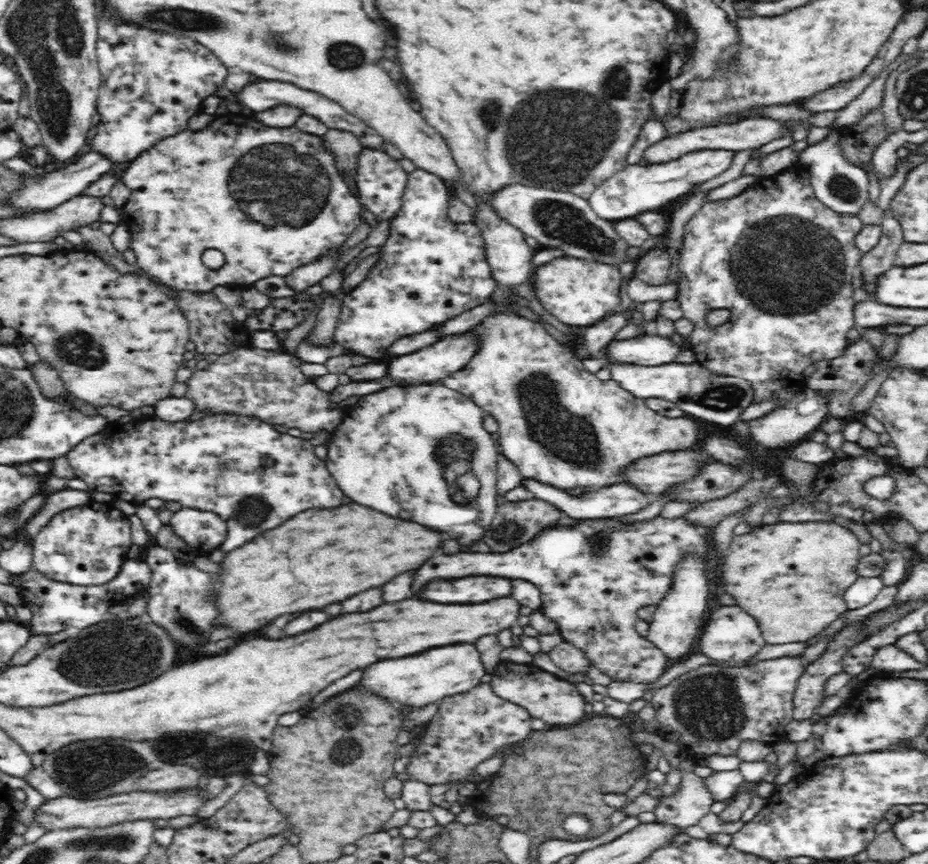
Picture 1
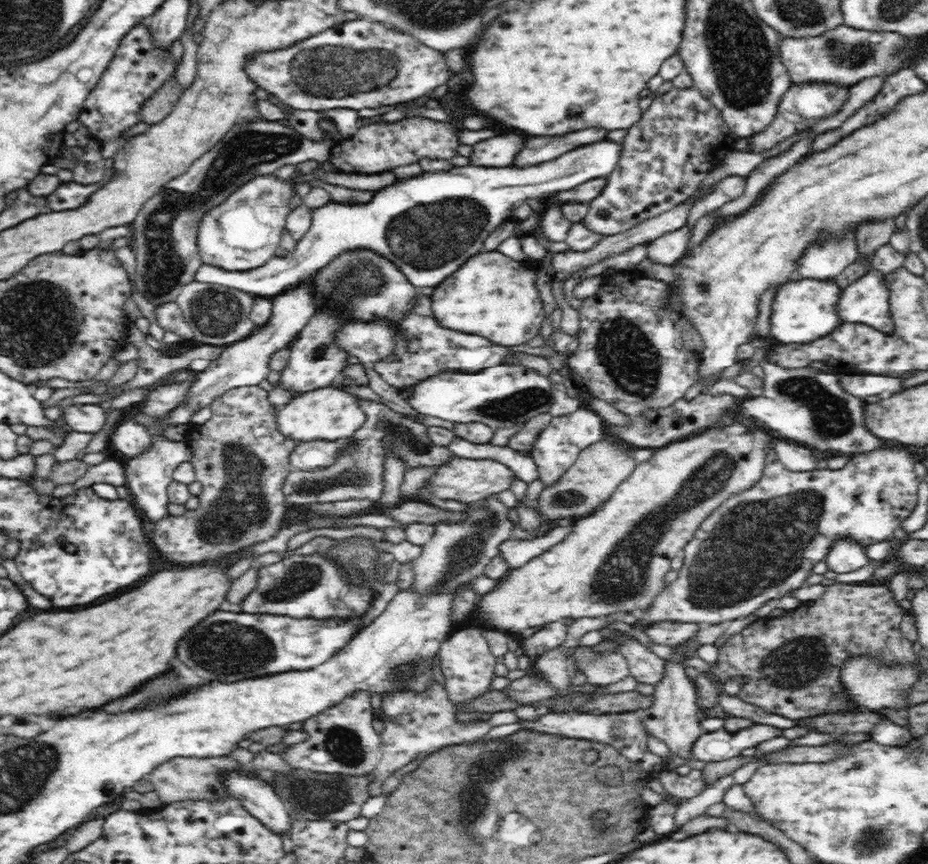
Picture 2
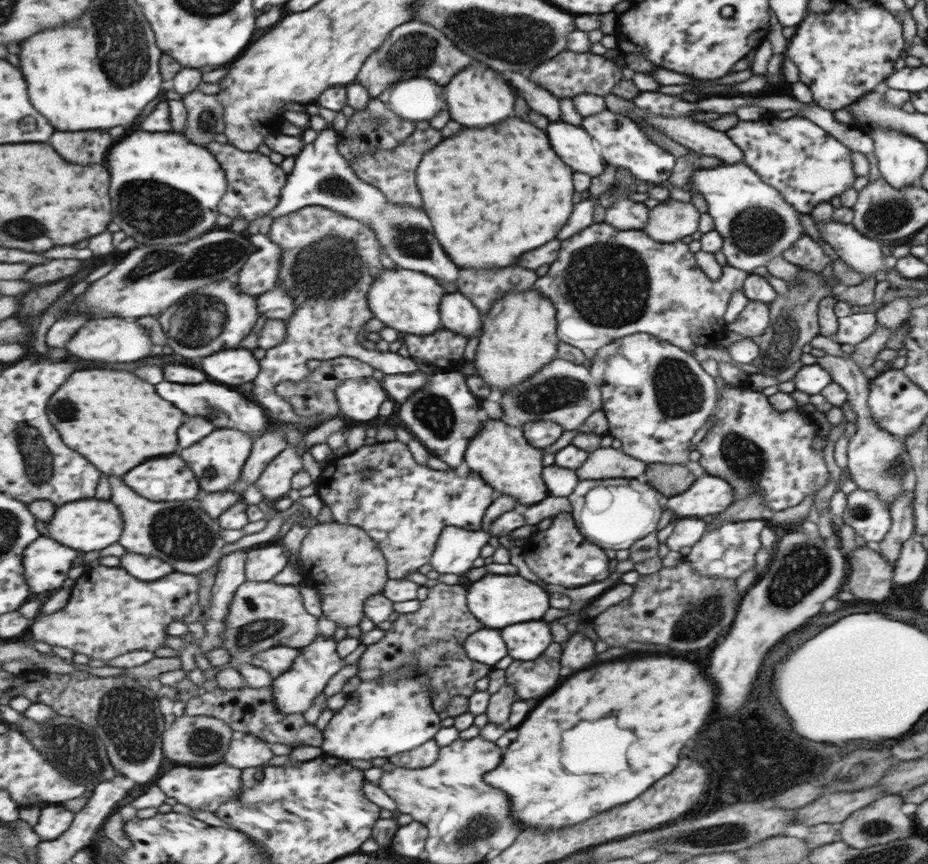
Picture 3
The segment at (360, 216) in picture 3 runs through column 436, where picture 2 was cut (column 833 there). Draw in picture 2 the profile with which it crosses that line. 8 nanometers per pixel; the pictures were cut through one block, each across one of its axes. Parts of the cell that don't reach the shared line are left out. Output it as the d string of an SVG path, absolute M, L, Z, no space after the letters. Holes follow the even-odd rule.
M850 232L842 240L830 240L822 246L808 248L804 258L800 260L800 266L797 266L797 276L832 281L854 263L856 256L856 236Z

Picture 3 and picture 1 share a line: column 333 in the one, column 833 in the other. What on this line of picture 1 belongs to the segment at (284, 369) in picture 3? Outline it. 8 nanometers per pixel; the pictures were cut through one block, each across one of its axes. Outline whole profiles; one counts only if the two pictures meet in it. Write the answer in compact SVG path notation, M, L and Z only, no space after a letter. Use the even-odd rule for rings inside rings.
M799 165L787 168L780 174L775 174L772 178L764 178L764 180L760 180L760 182L752 186L752 188L748 188L748 190L732 198L718 201L706 200L703 206L685 224L682 246L679 252L678 272L680 272L680 275L677 280L677 300L681 304L683 317L690 320L694 325L694 330L690 333L689 337L690 346L696 355L697 362L710 372L724 376L740 377L750 382L752 391L754 391L752 403L761 403L776 399L776 408L770 410L771 413L787 406L796 395L802 394L803 390L807 387L807 378L806 380L804 379L802 372L804 372L810 364L814 365L820 361L832 360L842 356L850 345L846 334L848 334L848 330L856 327L853 305L856 304L855 296L857 288L853 281L856 280L856 277L860 277L858 262L862 255L861 250L854 245L854 240L863 225L857 215L836 212L828 208L821 200L818 200L811 188L808 171ZM722 308L728 310L729 320L726 321L725 324L722 324L722 326L710 328L710 326L706 324L708 312L712 312L712 310L722 310Z

